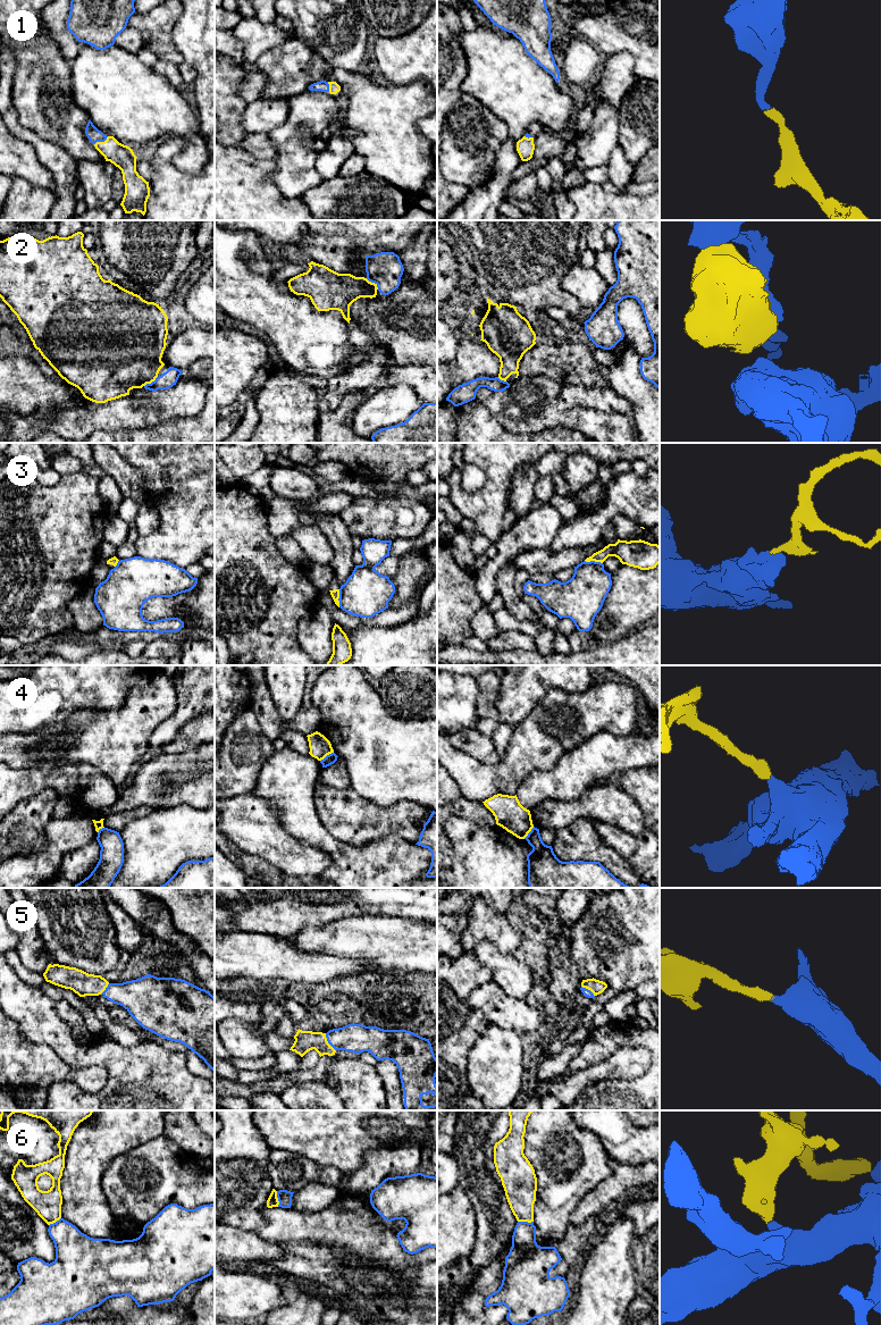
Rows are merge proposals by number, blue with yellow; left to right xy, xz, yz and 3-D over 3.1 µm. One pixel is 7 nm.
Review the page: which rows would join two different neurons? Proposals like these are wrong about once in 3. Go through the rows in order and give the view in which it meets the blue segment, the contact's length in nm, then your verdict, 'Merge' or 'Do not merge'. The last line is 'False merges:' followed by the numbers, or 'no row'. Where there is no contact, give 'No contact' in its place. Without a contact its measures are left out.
1: Touches blue in xy. Shared border 120 nm. Merge
2: Touches blue in xz. Shared border 120 nm. Merge
3: Touches blue in xz. Shared border 130 nm. Do not merge
4: Touches blue in xz. Shared border 120 nm. Do not merge
5: Touches blue in xz. Shared border 150 nm. Merge
6: Touches blue in xz. Shared border 110 nm. Do not merge
False merges: 3, 4, 6

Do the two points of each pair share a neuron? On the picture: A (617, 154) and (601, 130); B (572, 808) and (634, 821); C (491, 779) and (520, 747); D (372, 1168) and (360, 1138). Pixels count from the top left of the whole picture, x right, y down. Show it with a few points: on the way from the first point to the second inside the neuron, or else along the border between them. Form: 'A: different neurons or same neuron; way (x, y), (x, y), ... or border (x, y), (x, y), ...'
A: different neurons; border (618, 143), (606, 165)
B: same neuron; way (587, 808), (619, 808)
C: same neuron; way (498, 773), (517, 755)
D: different neurons; border (392, 1147), (368, 1150), (363, 1164), (350, 1173)

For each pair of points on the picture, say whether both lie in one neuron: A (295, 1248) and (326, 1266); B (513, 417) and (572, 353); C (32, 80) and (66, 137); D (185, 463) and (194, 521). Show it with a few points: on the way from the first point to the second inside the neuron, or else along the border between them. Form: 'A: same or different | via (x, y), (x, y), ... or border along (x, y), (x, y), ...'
A: same | via (303, 1249), (312, 1252), (318, 1258)
B: different | border along (523, 374), (544, 375), (561, 384)
C: same | via (36, 94), (61, 123)
D: same | via (194, 478), (194, 506)

